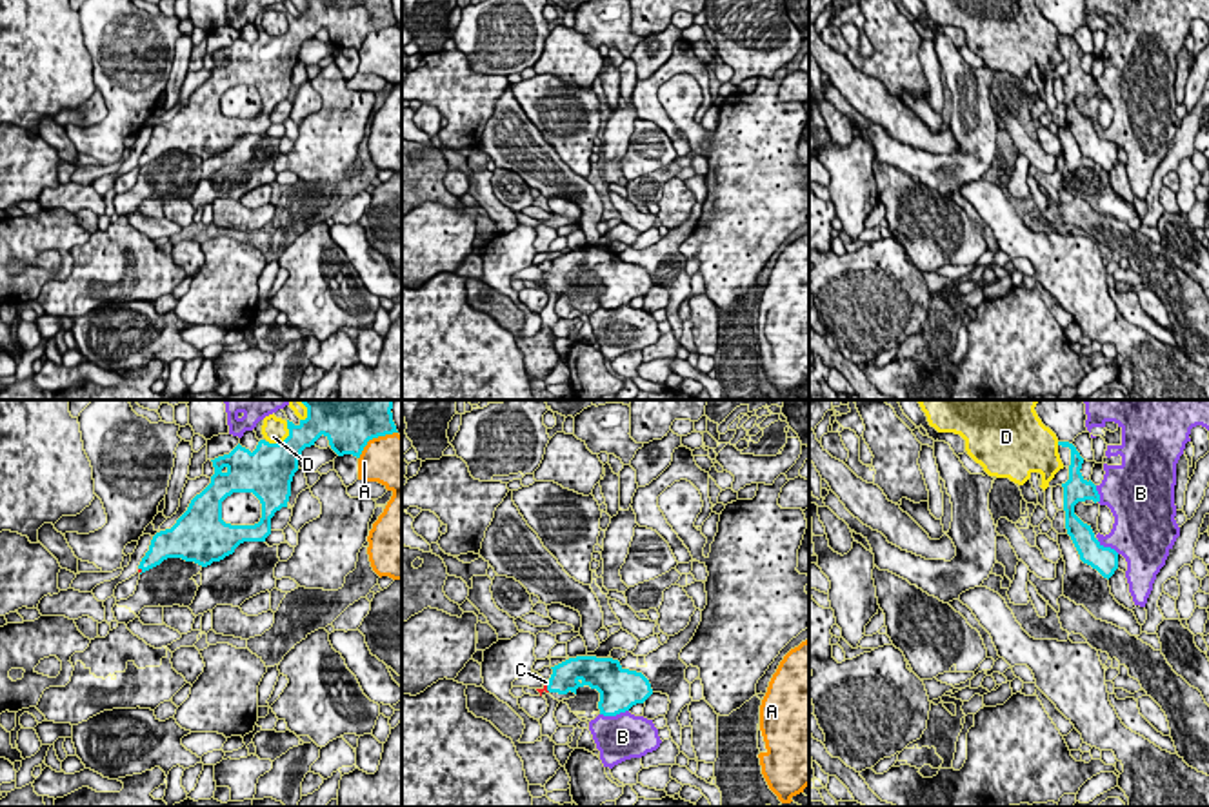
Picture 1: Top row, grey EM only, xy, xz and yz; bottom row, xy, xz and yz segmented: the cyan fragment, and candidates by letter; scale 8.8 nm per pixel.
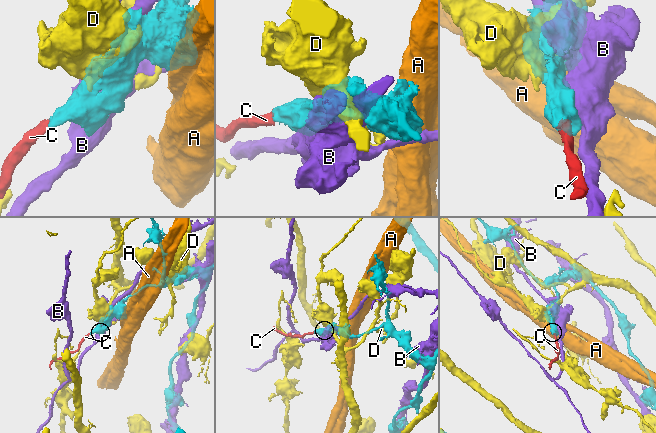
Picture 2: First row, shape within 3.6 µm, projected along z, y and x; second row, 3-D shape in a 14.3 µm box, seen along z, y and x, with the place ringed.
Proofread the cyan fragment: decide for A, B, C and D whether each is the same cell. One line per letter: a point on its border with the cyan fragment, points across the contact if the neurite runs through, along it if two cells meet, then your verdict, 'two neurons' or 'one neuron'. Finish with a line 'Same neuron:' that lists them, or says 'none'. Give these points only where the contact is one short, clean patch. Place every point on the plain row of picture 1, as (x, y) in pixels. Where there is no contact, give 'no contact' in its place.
A: meets cyan in xy at (373, 29); two neurons
B: meets cyan in xz at (613, 308); two neurons
C: meets cyan in xz at (548, 278); runs through xz (566, 268), (548, 278), (546, 275); one neuron
D: meets cyan in xy at (286, 31); two neurons
Same neuron: C

